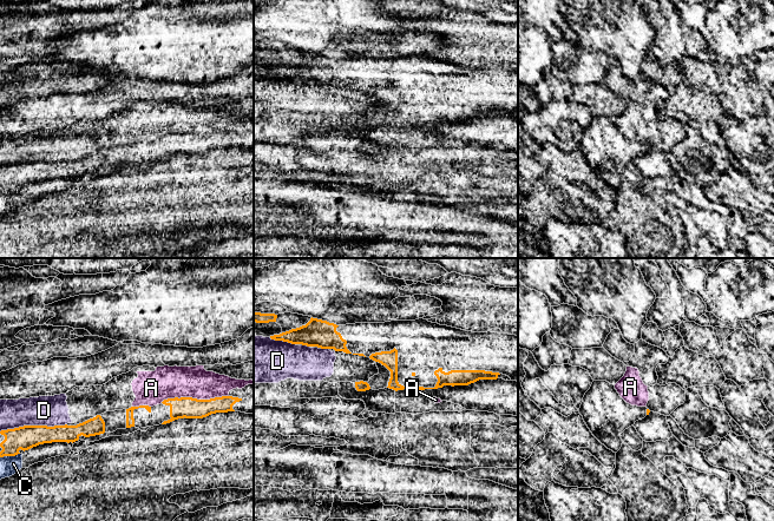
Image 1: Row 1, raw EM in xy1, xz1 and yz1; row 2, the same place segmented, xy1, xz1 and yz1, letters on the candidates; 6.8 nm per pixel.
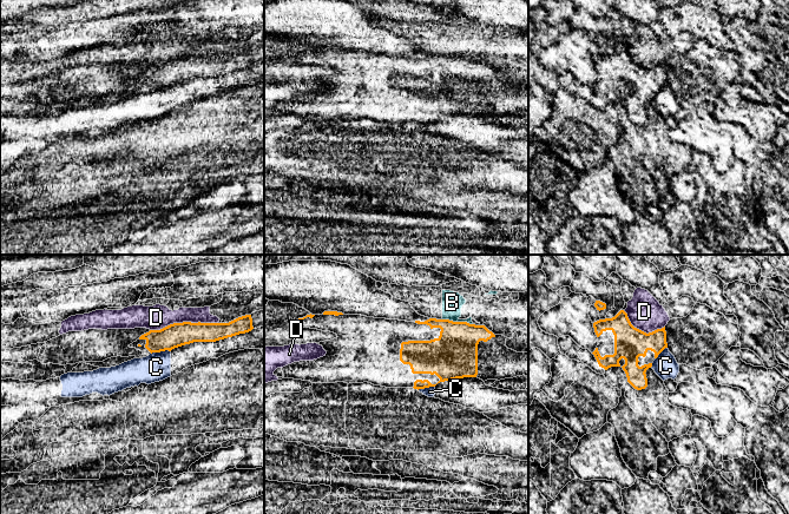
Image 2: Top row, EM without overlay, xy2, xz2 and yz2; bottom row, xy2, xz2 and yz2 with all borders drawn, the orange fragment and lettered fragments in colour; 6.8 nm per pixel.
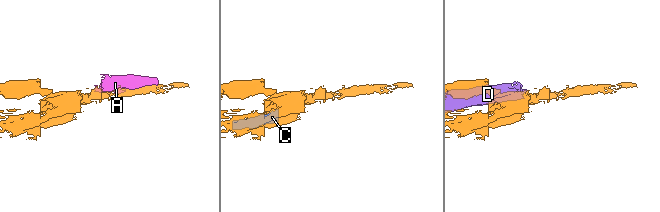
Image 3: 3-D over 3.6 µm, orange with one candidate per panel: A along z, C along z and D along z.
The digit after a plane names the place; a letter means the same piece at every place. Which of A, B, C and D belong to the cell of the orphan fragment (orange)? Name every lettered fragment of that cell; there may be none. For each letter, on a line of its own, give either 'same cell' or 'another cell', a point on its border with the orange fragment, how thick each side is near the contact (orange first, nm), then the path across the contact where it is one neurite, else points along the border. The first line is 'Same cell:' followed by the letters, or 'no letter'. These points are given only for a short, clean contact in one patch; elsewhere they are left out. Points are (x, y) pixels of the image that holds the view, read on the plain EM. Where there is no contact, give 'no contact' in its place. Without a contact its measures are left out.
Same cell: no letter
A: another cell; meets orange in xy1 at (194, 134); 140 nm thick on the orange side, 220 nm on the other
B: another cell; meets orange in xz2 at (458, 58); 320 nm thick on the orange side, 140 nm on the other; border along xz2 (442, 54), (472, 60)
C: another cell; meets orange in xy1 at (10, 191); 160 nm thick on the orange side, 130 nm on the other; border along xy1 (19, 189), (0, 193)
D: another cell; meets orange in xy2 at (184, 58); 160 nm thick on the orange side, 170 nm on the other

